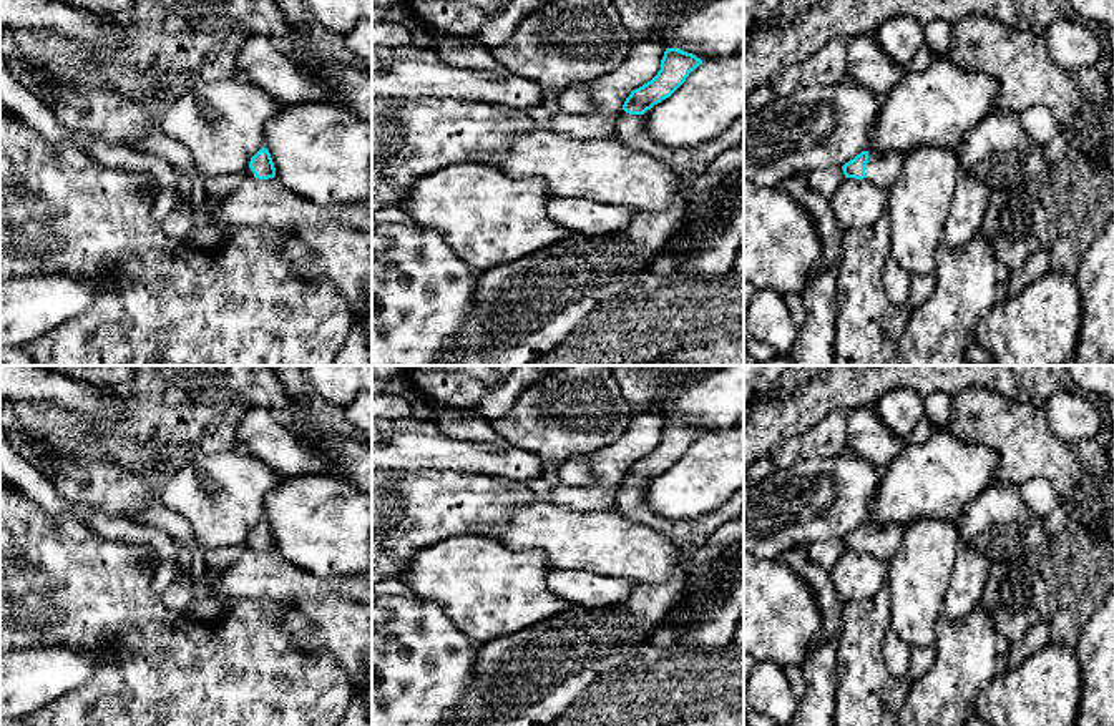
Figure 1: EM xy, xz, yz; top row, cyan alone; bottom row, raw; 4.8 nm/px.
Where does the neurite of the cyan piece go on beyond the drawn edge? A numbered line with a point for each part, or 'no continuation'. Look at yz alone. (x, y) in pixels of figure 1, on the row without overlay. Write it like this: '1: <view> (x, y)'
1: yz (882, 542)

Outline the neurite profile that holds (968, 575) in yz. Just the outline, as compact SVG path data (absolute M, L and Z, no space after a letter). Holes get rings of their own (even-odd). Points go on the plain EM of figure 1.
M960 543L945 593L943 616L951 623L966 618L981 601L991 562L966 543Z

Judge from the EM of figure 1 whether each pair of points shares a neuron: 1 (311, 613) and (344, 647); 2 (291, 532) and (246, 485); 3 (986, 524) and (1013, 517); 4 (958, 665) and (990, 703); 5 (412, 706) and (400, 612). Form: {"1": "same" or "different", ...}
{"1": "same", "2": "different", "3": "same", "4": "different", "5": "same"}

